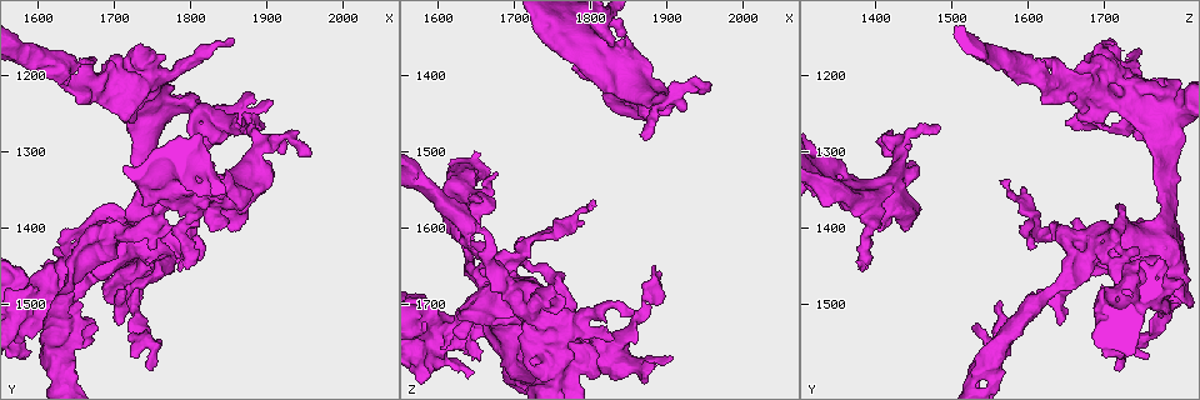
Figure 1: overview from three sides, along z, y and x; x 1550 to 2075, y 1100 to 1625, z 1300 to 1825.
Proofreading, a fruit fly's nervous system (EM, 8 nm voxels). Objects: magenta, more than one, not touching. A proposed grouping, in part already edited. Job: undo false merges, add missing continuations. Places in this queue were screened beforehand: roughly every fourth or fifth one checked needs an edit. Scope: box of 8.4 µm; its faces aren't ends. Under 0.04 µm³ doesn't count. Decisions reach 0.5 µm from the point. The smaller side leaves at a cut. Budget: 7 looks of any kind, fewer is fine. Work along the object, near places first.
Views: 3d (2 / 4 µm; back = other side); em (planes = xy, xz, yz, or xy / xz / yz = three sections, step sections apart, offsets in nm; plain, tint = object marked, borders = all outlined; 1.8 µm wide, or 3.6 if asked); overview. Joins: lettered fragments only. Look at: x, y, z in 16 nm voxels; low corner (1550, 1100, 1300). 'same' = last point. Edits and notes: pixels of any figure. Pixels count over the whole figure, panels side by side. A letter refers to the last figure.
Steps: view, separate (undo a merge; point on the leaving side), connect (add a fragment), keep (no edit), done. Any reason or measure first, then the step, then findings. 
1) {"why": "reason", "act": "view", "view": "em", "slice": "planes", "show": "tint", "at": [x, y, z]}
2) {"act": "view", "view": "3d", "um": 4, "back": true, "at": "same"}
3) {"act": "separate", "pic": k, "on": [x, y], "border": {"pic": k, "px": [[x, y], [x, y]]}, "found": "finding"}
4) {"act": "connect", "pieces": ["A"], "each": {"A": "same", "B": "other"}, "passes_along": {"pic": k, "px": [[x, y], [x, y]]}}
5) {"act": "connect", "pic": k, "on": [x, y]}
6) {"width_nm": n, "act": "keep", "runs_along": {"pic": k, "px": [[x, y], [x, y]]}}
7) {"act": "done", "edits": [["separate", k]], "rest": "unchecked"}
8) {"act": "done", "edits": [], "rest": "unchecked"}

{"why": "sudden change in width", "act": "view", "view": "em", "um": 3.6, "slice": "planes", "show": "borders", "at": [1870, 1325, 1425]}

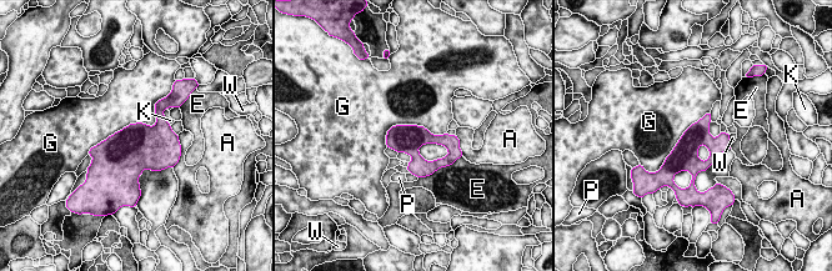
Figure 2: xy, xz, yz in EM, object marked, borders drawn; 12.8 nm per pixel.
{"act": "keep", "each": {"A": "other", "E": "other", "G": "other", "K": "other", "P": "other", "W": "other"}, "border": {"pic": 2, "px": [[156, 101], [153, 125], [91, 147]]}, "found": "one cell here"}

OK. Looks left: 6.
{"why": "an open end", "act": "view", "view": "em", "slice": "planes", "show": "borders", "at": [1800, 1340, 1565]}

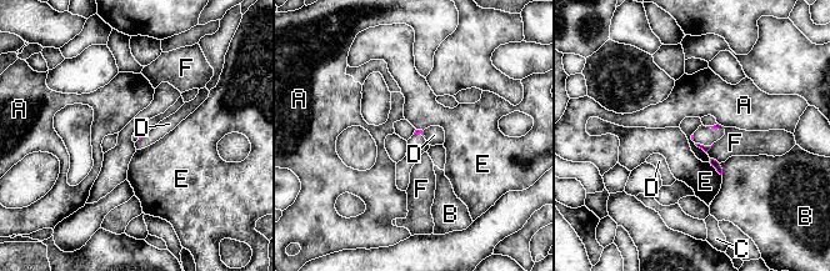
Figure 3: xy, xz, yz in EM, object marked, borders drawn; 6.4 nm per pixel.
{"act": "keep", "each": {"A": "other", "B": "other", "C": "other", "D": "other", "E": "other", "F": "other"}, "border": {"pic": 3, "px": [[709, 161], [721, 175]]}, "found": "no lettered fragment goes on from it"}

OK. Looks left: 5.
{"why": "looks like a crossing", "act": "view", "view": "em", "um": 3.6, "slice": "yz", "step": 8, "show": "tint", "at": [1730, 1215, 1705]}

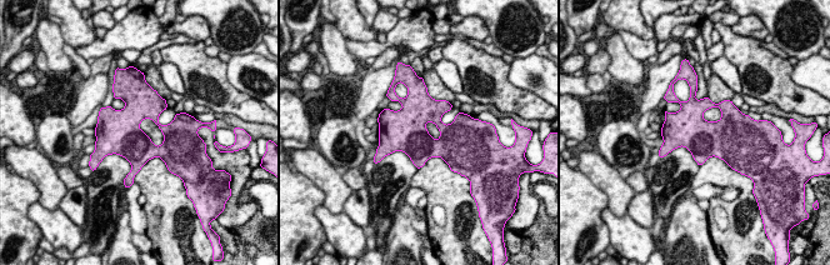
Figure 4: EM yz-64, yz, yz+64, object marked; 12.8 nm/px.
{"why": "another direction", "act": "view", "view": "em", "um": 3.6, "slice": "planes", "show": "borders", "at": "same"}

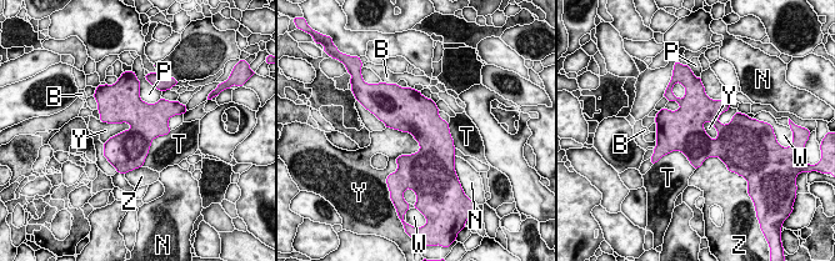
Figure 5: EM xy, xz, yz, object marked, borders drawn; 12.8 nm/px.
{"act": "keep", "each": {"B": "other", "N": "other", "P": "other", "T": "other", "W": "other", "Y": "other", "Z": "other"}, "found": "all the same cell"}

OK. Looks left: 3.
{"act": "done", "edits": [], "rest": "unchecked"}

